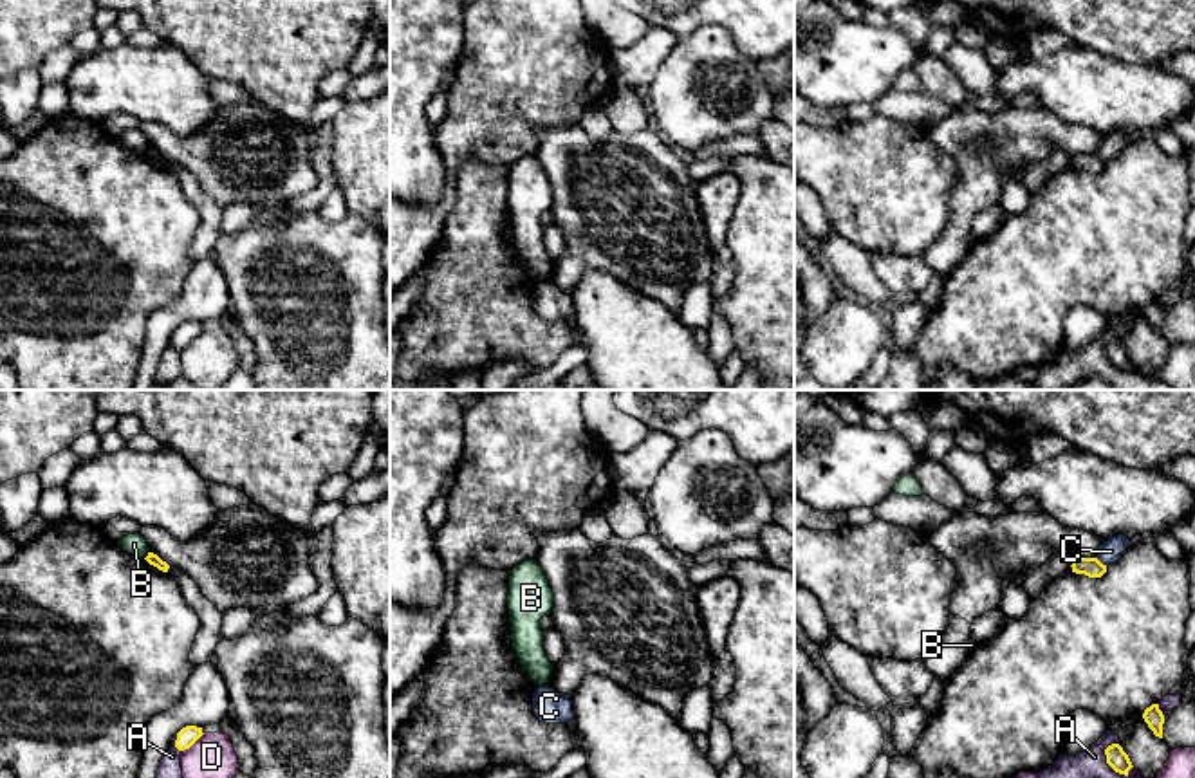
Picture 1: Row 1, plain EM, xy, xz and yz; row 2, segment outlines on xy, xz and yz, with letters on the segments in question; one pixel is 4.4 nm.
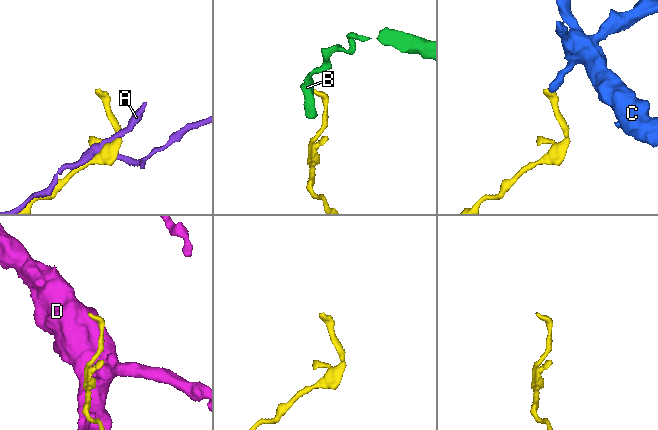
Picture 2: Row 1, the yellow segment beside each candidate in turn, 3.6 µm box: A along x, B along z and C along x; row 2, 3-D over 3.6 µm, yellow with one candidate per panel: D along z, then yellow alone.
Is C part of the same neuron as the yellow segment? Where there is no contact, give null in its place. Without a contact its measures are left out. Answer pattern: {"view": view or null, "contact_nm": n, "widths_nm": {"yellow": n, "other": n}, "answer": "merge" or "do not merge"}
{"view": "yz", "contact_nm": 70, "widths_nm": {"yellow": 90, "other": 100}, "answer": "do not merge"}

